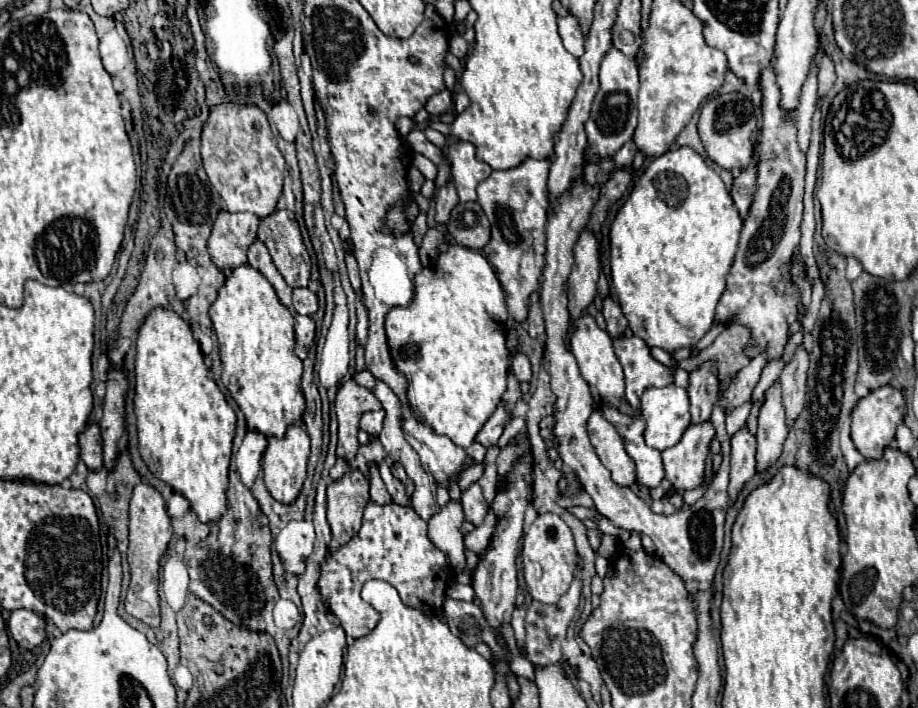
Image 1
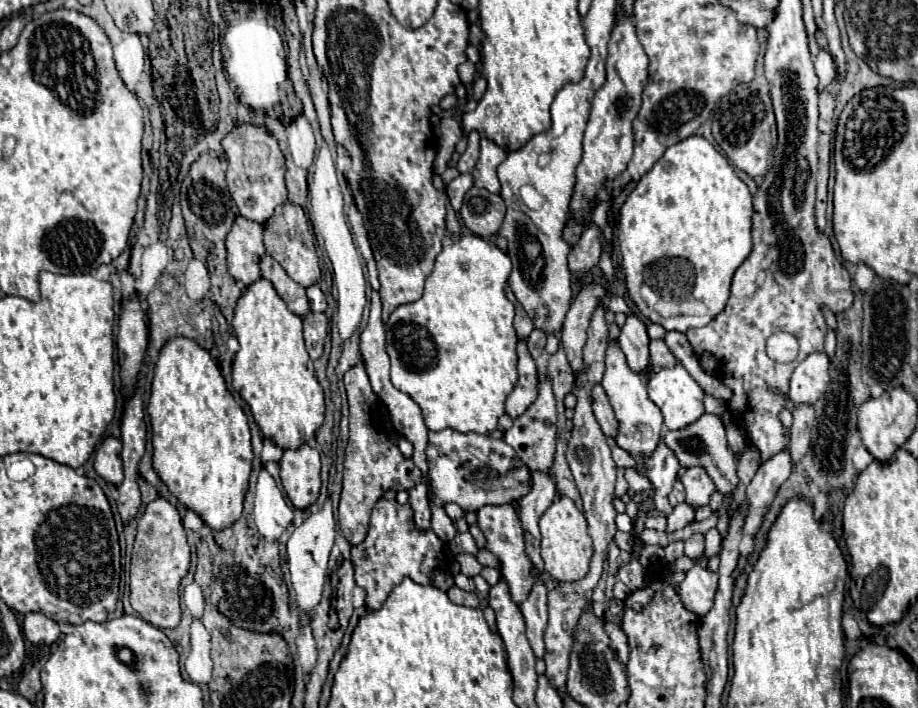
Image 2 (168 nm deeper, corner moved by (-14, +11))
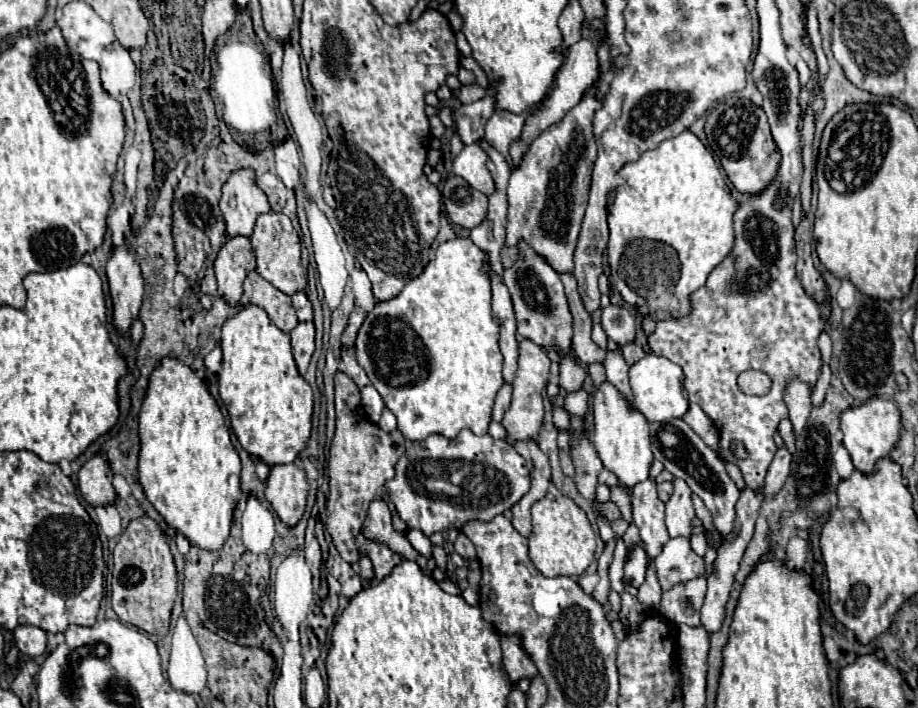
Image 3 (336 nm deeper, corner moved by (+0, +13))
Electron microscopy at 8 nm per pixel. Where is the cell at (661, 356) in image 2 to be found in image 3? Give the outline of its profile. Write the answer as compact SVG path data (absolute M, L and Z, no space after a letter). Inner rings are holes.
M630 343L630 345L622 347L622 355L624 355L624 359L626 359L628 365L634 365L636 361L640 361L640 359L646 355L646 351L644 351L640 345Z

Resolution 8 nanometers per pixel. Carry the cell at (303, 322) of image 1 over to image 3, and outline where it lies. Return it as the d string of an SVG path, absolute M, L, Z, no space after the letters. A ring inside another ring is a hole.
M298 323L296 329L290 331L292 353L298 365L298 371L304 375L314 353L314 323Z

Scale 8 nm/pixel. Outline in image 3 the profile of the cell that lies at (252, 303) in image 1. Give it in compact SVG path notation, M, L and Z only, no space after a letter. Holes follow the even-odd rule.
M242 307L222 327L222 371L218 373L220 399L224 401L232 431L248 455L268 467L288 465L306 449L312 431L312 389L296 369L290 337L274 327L264 309Z

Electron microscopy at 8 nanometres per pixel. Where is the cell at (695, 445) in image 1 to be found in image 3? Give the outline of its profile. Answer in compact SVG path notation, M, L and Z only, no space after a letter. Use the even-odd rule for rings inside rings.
M674 479L674 493L666 503L666 529L670 537L690 537L692 535L692 489L682 481Z

